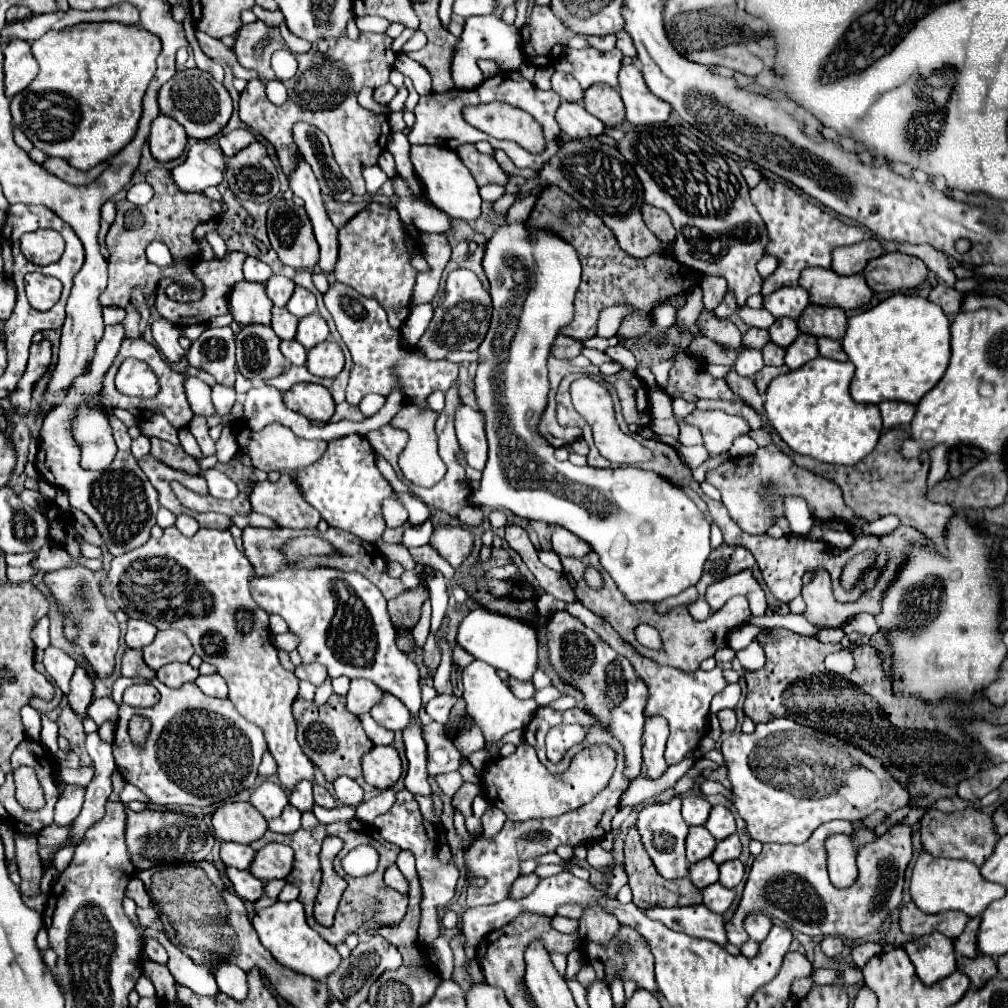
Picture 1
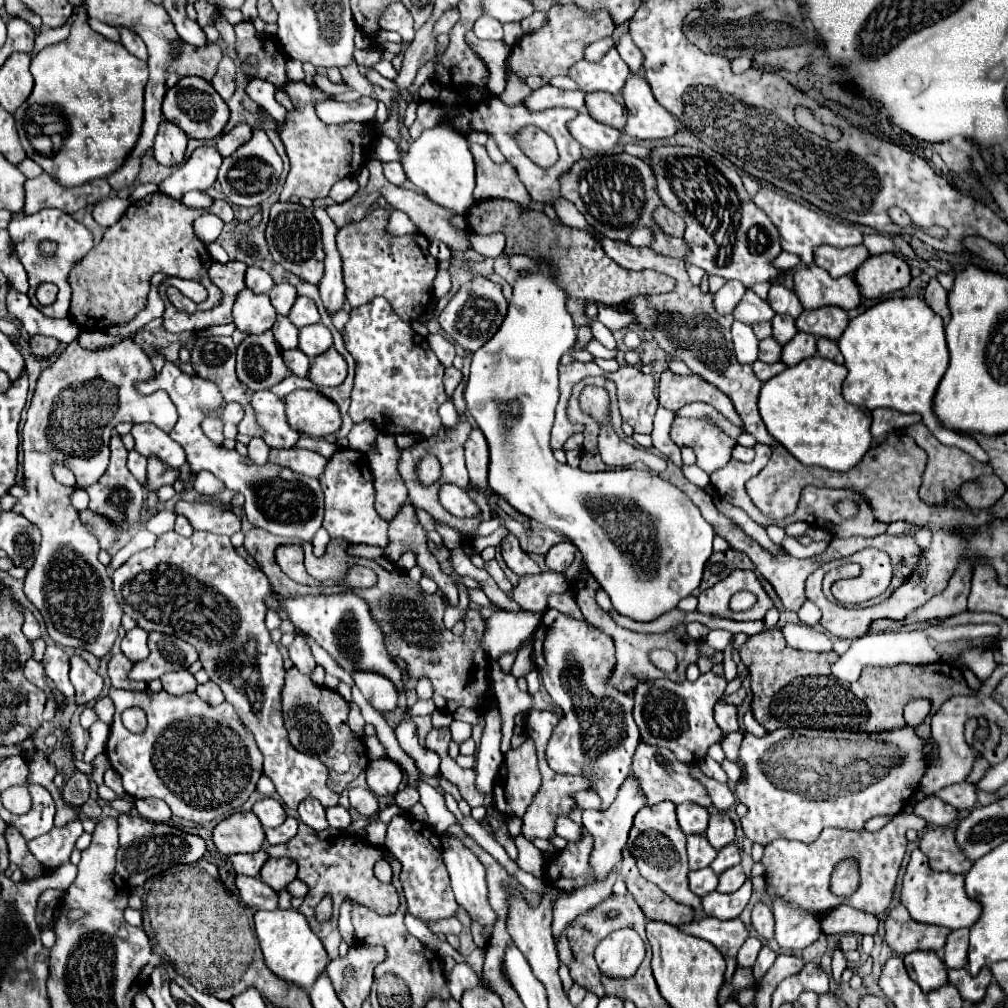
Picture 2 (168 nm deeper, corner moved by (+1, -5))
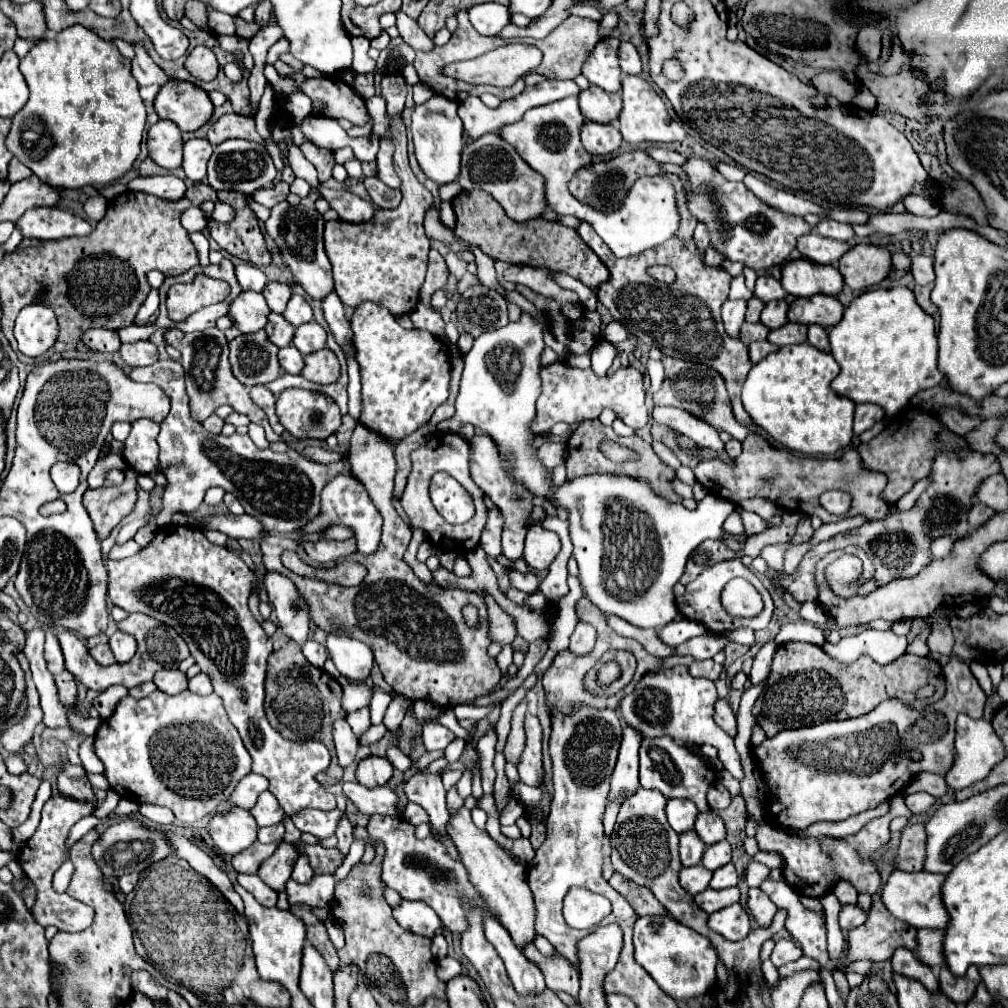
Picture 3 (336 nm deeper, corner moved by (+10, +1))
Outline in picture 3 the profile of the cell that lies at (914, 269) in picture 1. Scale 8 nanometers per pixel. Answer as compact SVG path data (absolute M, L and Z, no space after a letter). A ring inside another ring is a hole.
M854 245L838 261L838 271L850 289L870 289L882 283L892 269L892 255L878 245Z

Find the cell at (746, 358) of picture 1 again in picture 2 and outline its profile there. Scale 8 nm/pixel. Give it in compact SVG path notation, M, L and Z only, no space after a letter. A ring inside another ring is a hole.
M733 321L731 333L733 333L737 359L741 363L749 363L751 365L757 359L757 345L759 345L759 339L755 337L751 325L745 325L741 321Z

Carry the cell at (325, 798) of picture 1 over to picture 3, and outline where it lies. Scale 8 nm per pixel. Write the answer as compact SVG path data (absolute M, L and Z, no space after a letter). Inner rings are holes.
M342 815L340 823L338 823L338 831L336 831L336 837L338 837L338 849L346 855L350 845L352 845L352 823L348 821L346 815Z

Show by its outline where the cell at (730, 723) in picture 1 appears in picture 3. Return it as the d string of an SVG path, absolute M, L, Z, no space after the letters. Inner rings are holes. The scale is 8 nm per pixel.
M716 701L714 703L714 721L716 721L716 725L718 727L722 727L728 735L736 735L736 717L734 717L734 713L732 713L732 709L730 709L730 703L728 701Z

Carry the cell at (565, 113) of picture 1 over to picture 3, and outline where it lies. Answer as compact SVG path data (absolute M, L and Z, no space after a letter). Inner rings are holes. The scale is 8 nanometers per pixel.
M584 121L580 131L582 145L592 155L606 155L618 149L622 135L614 125L602 125L602 123L590 123Z

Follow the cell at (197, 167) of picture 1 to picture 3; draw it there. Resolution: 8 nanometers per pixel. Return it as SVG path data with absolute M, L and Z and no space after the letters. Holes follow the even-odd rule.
M190 139L184 143L182 169L190 181L202 181L206 177L206 165L212 155L212 145L208 139Z

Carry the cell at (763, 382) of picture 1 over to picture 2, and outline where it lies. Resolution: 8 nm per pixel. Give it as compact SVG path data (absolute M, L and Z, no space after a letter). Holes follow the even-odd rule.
M755 361L753 363L753 371L755 375L761 379L761 381L767 381L771 377L775 377L777 373L781 373L787 365L783 361L777 361L777 363L763 363L763 361Z

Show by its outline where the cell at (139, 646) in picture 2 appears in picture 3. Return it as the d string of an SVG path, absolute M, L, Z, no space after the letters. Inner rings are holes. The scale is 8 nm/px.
M116 631L110 637L110 647L112 647L112 653L114 653L116 661L118 663L126 663L136 653L136 639L132 635L126 635L124 631Z

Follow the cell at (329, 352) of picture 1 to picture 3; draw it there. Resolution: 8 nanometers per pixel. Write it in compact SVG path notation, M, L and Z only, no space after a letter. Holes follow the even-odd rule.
M324 347L316 353L310 353L304 357L304 369L302 369L302 375L312 381L312 383L318 383L318 385L330 385L338 379L340 375L340 365L338 365L338 359L336 355Z

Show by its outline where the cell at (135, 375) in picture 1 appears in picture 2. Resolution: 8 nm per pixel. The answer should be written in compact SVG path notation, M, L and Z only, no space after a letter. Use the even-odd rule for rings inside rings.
M167 361L161 369L161 375L155 375L149 381L138 382L135 387L143 395L149 395L159 389L169 393L179 413L179 421L169 435L185 449L187 463L189 463L189 475L197 475L199 471L207 469L215 477L219 477L227 489L235 493L243 493L245 513L251 525L261 527L279 537L301 539L301 541L313 539L313 535L317 533L323 521L323 491L321 491L319 479L295 473L275 463L257 465L255 461L251 461L249 457L243 457L235 449L225 449L223 445L215 445L201 431L205 413L223 403L219 389L211 381L205 381L197 375L187 375L175 363Z

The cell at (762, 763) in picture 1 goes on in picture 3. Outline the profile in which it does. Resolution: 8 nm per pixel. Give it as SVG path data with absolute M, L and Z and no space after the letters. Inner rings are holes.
M952 657L946 663L946 695L942 701L924 707L922 711L912 711L904 707L900 701L890 699L880 703L868 715L846 719L846 721L826 721L814 727L800 727L790 731L780 731L780 735L766 737L766 743L760 745L760 755L766 757L766 767L762 775L766 777L768 787L776 789L772 797L768 797L768 809L774 817L780 815L786 819L786 831L806 831L816 821L842 821L850 815L856 815L866 809L874 809L878 803L902 791L912 775L920 771L930 771L938 775L946 775L950 771L954 757L954 721L958 713L966 713L974 719L983 717L986 693L974 679L972 671L958 657ZM962 679L968 679L968 691L960 687Z

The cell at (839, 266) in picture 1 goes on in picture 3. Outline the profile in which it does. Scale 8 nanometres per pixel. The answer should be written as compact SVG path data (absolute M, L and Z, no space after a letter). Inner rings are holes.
M808 233L808 235L798 237L796 249L808 261L814 261L818 265L836 265L838 259L850 249L850 245L842 241L820 237L816 233Z

